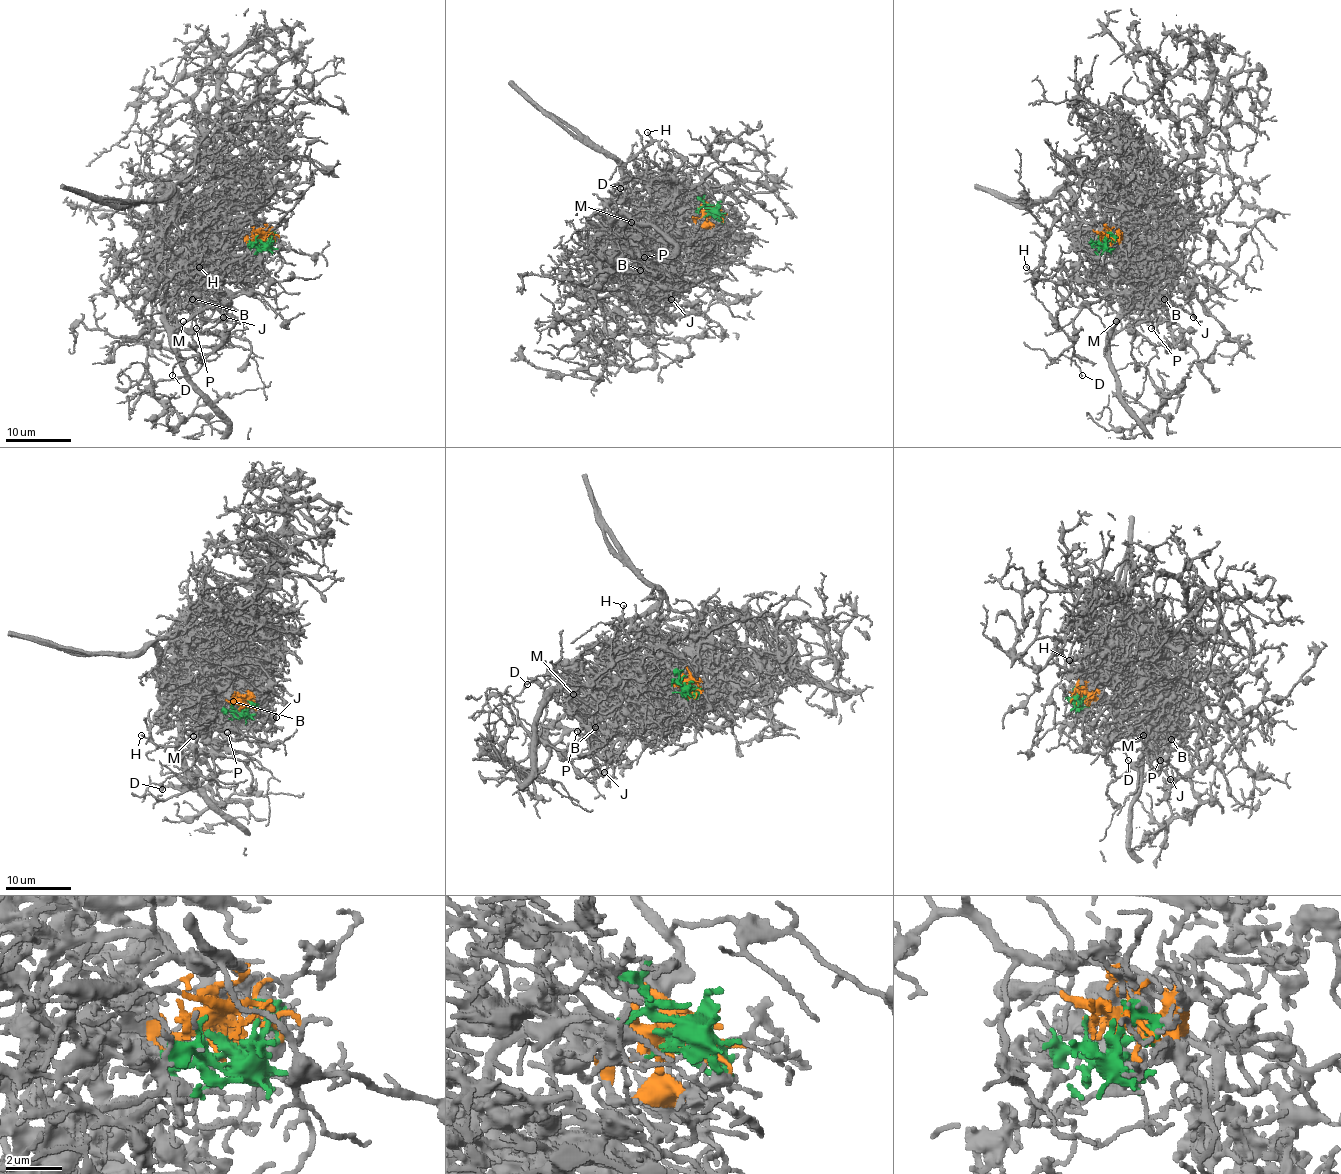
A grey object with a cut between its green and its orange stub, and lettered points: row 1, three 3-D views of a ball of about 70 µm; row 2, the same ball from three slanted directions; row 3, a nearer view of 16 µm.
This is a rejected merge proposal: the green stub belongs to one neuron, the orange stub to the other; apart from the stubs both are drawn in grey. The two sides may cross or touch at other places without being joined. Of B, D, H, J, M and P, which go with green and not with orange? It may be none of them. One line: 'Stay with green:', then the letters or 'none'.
Stay with green: D, H, M

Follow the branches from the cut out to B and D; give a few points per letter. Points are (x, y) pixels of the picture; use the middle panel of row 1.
B: (709, 211), (699, 218), (686, 216), (676, 236), (634, 244), (640, 249), (635, 260), (640, 270)
D: (709, 211), (696, 197), (681, 200), (682, 184), (691, 189), (674, 189), (673, 179), (632, 177), (620, 189)

